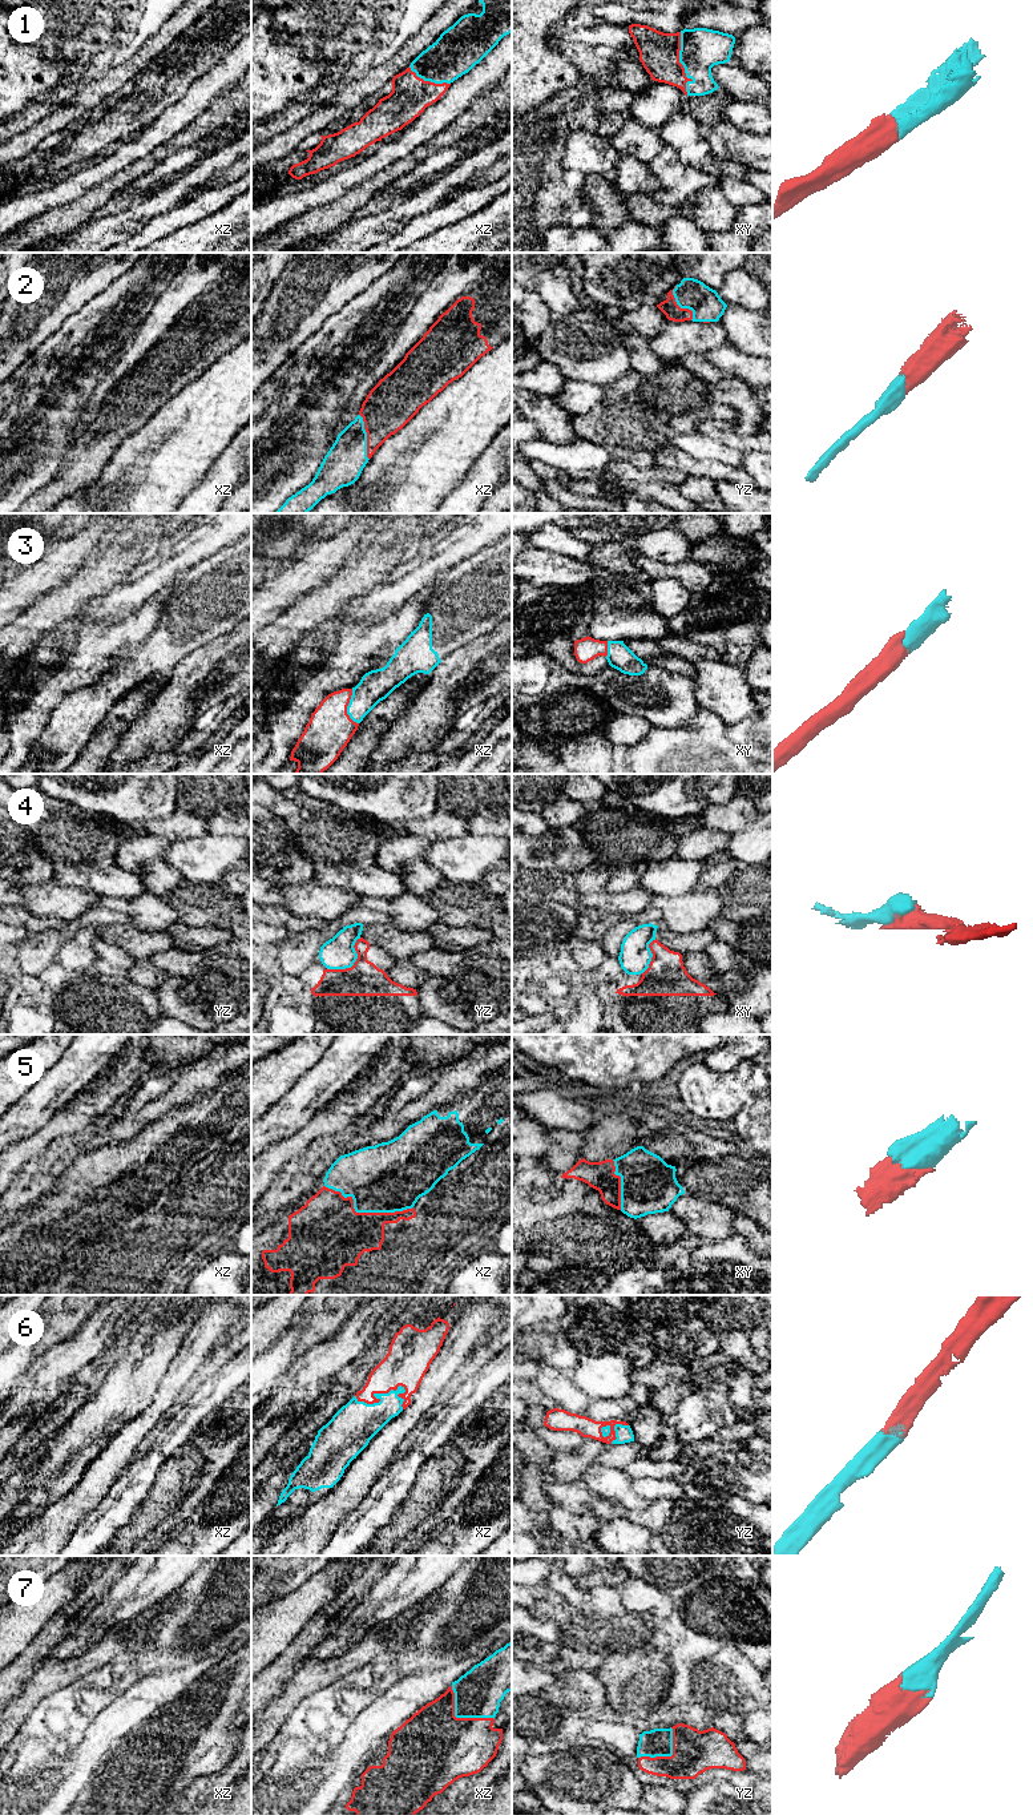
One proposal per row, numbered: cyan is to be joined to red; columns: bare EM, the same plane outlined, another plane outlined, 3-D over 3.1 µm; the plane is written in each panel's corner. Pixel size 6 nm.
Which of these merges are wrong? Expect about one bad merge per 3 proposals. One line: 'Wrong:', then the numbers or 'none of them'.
Wrong: 4

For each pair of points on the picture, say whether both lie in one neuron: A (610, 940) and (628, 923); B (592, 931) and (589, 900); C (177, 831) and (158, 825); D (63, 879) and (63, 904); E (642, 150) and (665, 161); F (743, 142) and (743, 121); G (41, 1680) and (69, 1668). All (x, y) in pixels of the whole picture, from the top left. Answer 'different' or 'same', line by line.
A: same
B: different
C: same
D: different
E: different
F: different
G: same

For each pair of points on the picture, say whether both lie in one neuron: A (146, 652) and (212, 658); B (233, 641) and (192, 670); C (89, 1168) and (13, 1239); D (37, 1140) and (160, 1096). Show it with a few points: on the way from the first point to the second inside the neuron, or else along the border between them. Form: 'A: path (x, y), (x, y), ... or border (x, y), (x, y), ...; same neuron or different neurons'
A: border (214, 638), (192, 650), (168, 673); different neurons
B: path (222, 646), (202, 662); same neuron
C: path (77, 1189), (44, 1222), (33, 1225); same neuron
D: border (114, 1098), (88, 1124), (69, 1134), (64, 1134); different neurons

